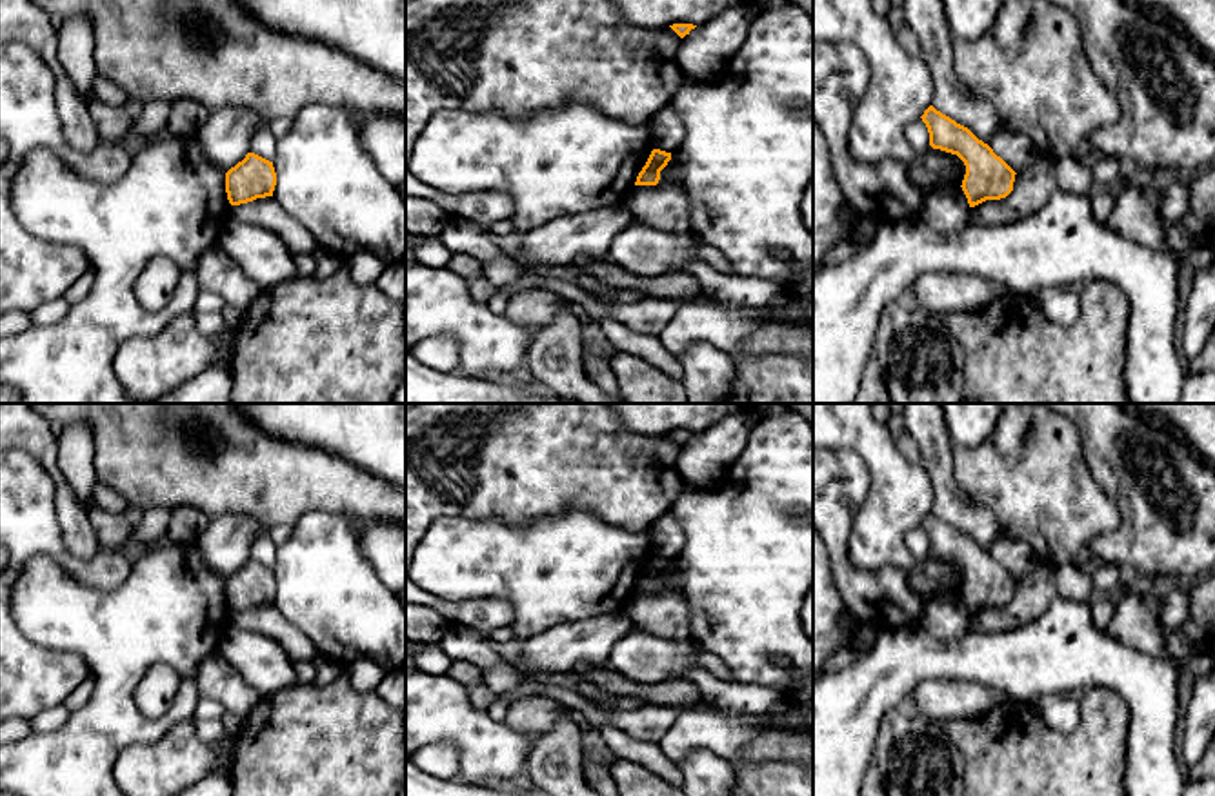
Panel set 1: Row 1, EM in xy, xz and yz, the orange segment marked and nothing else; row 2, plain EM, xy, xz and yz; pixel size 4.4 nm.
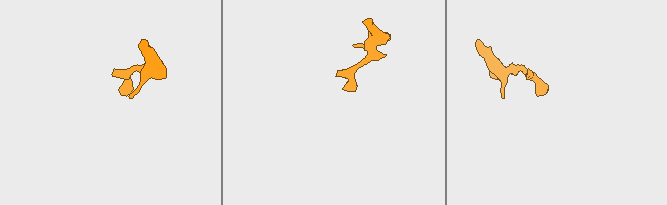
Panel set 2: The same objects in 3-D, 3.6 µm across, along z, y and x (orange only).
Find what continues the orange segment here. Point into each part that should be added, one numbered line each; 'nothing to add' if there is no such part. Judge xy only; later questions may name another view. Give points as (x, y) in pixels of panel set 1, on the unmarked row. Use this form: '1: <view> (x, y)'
nothing to add

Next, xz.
nothing to add

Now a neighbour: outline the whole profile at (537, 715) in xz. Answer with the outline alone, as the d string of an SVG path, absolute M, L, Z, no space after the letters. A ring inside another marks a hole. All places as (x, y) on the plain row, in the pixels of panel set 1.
M535 694L526 698L513 698L507 707L506 721L522 731L535 745L546 732L549 732L557 721L569 718L586 727L578 712L569 711L557 700L546 694Z

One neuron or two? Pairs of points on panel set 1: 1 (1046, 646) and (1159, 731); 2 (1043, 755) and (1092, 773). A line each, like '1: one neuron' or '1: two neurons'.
1: one neuron
2: one neuron

